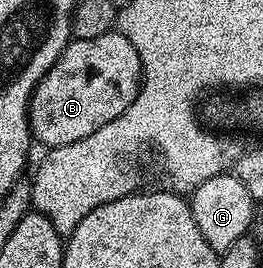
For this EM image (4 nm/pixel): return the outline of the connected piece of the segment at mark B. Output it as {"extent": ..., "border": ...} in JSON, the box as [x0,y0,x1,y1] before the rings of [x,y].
{"extent":[29,29,143,148],"border":[[[114,29],[103,33],[103,37],[90,39],[73,39],[63,49],[59,61],[51,65],[51,69],[39,81],[39,85],[29,98],[29,130],[32,138],[42,143],[42,148],[71,145],[71,141],[83,141],[83,137],[91,137],[95,129],[103,129],[107,121],[115,121],[119,113],[123,113],[135,101],[137,90],[141,88],[143,72],[139,53],[135,53],[135,45],[127,41],[120,31]]]}

